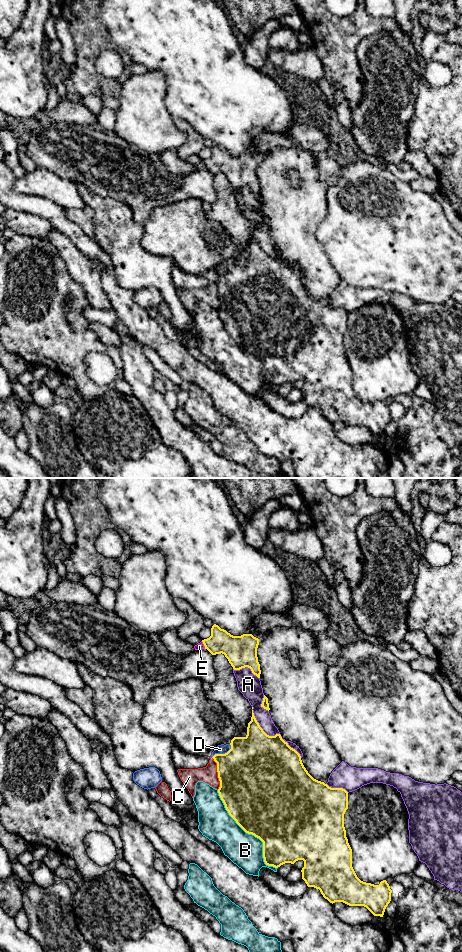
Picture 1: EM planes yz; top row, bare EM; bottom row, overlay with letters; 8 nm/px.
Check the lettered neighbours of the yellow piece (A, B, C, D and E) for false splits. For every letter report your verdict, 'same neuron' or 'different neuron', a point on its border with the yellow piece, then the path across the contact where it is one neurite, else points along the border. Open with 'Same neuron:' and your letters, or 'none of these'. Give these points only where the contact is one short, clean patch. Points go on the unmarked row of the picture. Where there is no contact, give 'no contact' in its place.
Same neuron: E
A: different neuron | yz (271, 256)
B: different neuron | yz (249, 353)
C: different neuron | yz (218, 293)
D: different neuron | yz (222, 274)
E: same neuron | yz (204, 165) | across yz (235, 168), (229, 165), (204, 165), (199, 166)

